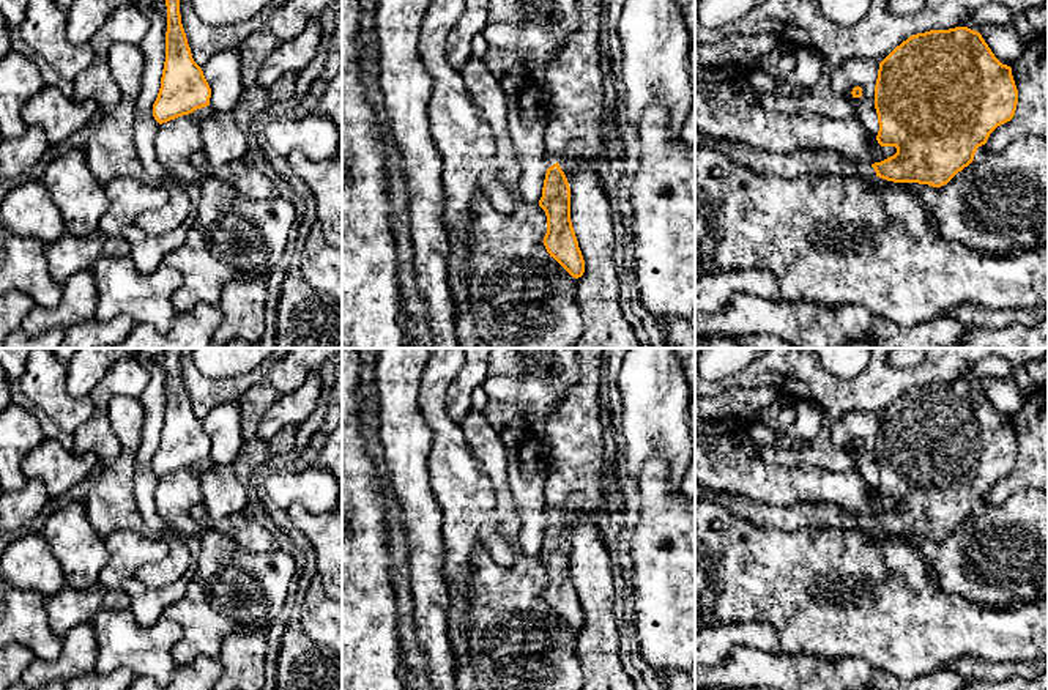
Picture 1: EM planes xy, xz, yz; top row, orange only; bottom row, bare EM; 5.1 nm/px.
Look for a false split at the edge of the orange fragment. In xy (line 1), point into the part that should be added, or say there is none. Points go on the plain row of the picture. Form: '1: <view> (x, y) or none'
1: none

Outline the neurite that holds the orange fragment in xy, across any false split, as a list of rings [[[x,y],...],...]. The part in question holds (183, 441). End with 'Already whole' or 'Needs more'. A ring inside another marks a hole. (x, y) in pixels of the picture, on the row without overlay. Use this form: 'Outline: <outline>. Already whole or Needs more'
Outline: [[[164,348],[167,359],[165,414],[153,469],[162,477],[210,458],[211,441],[194,414],[181,377],[180,348]]]. Already whole

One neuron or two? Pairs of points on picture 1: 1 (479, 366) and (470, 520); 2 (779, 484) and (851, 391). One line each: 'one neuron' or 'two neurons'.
1: two neurons
2: two neurons

